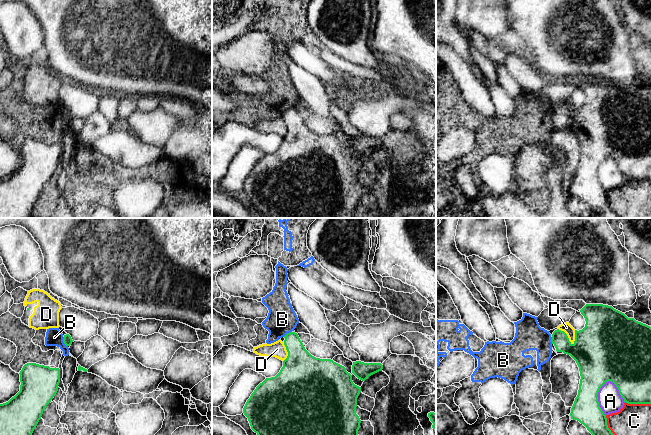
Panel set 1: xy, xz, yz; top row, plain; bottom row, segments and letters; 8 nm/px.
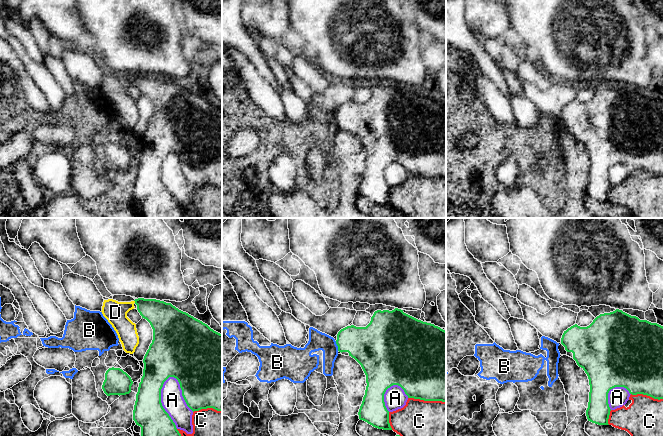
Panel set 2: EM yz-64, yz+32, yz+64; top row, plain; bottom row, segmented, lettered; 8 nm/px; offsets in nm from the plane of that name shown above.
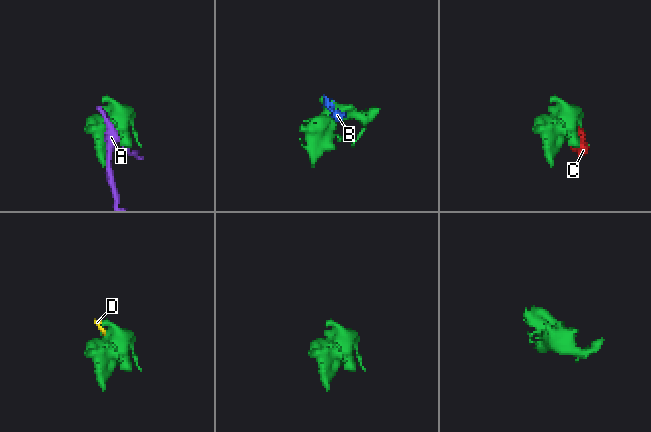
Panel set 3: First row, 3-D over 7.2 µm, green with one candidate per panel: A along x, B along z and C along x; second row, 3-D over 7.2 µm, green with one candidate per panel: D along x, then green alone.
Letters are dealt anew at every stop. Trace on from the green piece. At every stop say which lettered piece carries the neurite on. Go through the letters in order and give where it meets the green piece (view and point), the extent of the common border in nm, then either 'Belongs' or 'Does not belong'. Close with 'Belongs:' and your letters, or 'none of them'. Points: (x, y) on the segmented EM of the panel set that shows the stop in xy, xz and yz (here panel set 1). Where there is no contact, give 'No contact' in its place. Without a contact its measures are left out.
A: Touches green at yz (597, 397). Shared border 300 nm. Does not belong
B: Touches green at xy (63, 341). Shared border 90 nm. Does not belong
C: Touches green at yz (638, 403). Shared border 200 nm. Does not belong
D: Touches green at yz (567, 336). Shared border 180 nm. Belongs
Belongs: D

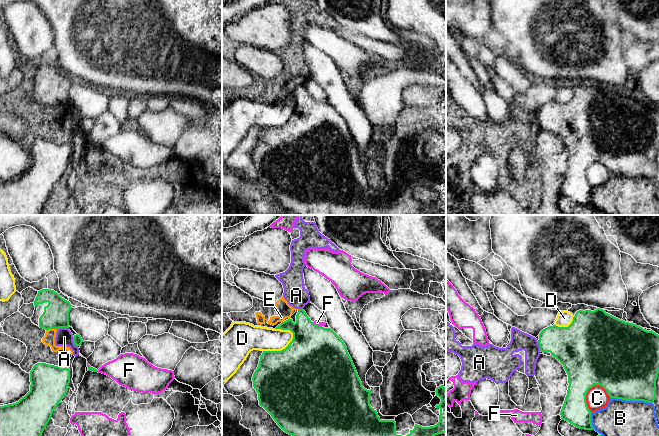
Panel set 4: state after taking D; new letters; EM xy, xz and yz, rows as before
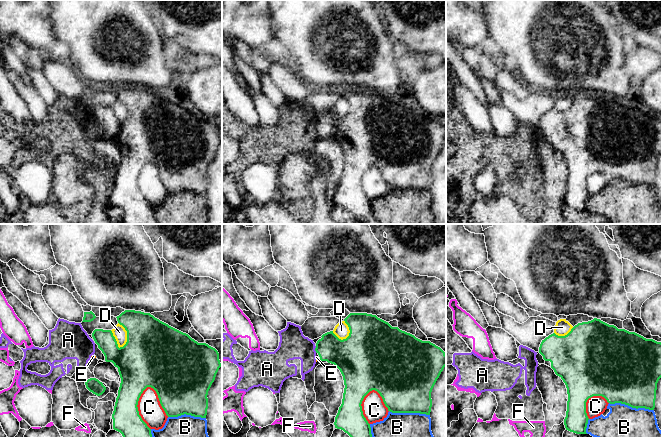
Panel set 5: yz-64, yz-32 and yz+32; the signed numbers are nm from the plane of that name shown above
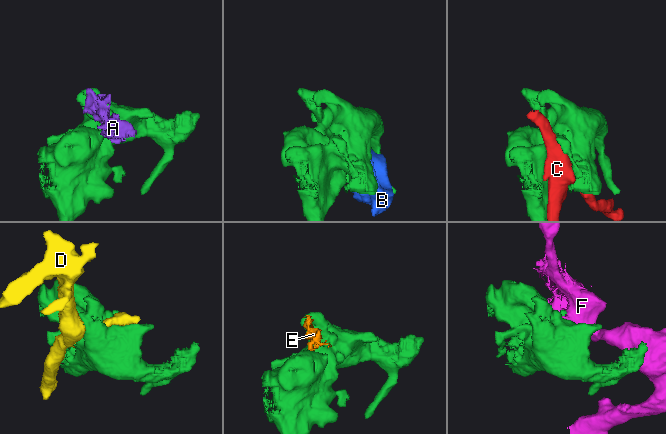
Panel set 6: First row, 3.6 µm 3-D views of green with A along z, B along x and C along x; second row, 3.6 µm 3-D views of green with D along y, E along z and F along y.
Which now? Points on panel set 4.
A: Touches green at xy (62, 327). Shared border 100 nm. Does not belong
B: Touches green at yz (631, 400). Shared border 340 nm. Does not belong
C: Touches green at yz (585, 395). Shared border 240 nm. Does not belong
D: Touches green at xz (281, 350). Shared border 280 nm. Does not belong
E: Touches green at xy (51, 328). Shared border 90 nm. Does not belong
F: Touches green at xz (317, 325). Shared border 90 nm. Does not belong
Belongs: none of them

